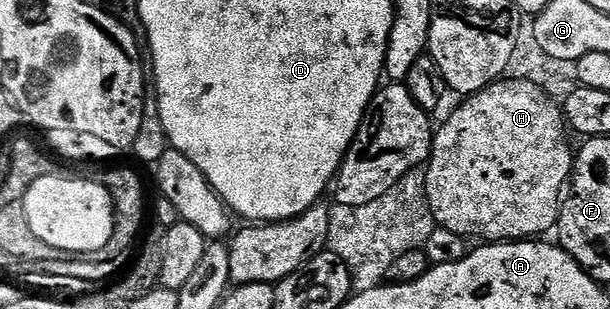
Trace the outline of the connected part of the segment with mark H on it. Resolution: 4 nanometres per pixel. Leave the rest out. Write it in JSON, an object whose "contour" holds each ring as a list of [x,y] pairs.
{"contour":[[[499,79],[486,89],[469,94],[463,101],[466,102],[439,129],[437,126],[430,146],[430,160],[424,169],[426,172],[426,199],[430,204],[436,225],[455,232],[456,235],[465,239],[482,237],[478,239],[486,243],[538,239],[546,235],[549,229],[551,232],[557,226],[560,202],[563,200],[564,190],[567,188],[570,175],[574,172],[574,153],[572,152],[572,145],[570,149],[569,143],[566,142],[568,126],[562,116],[559,102],[544,91],[540,91],[540,87],[536,87],[536,83],[513,79]]]}

